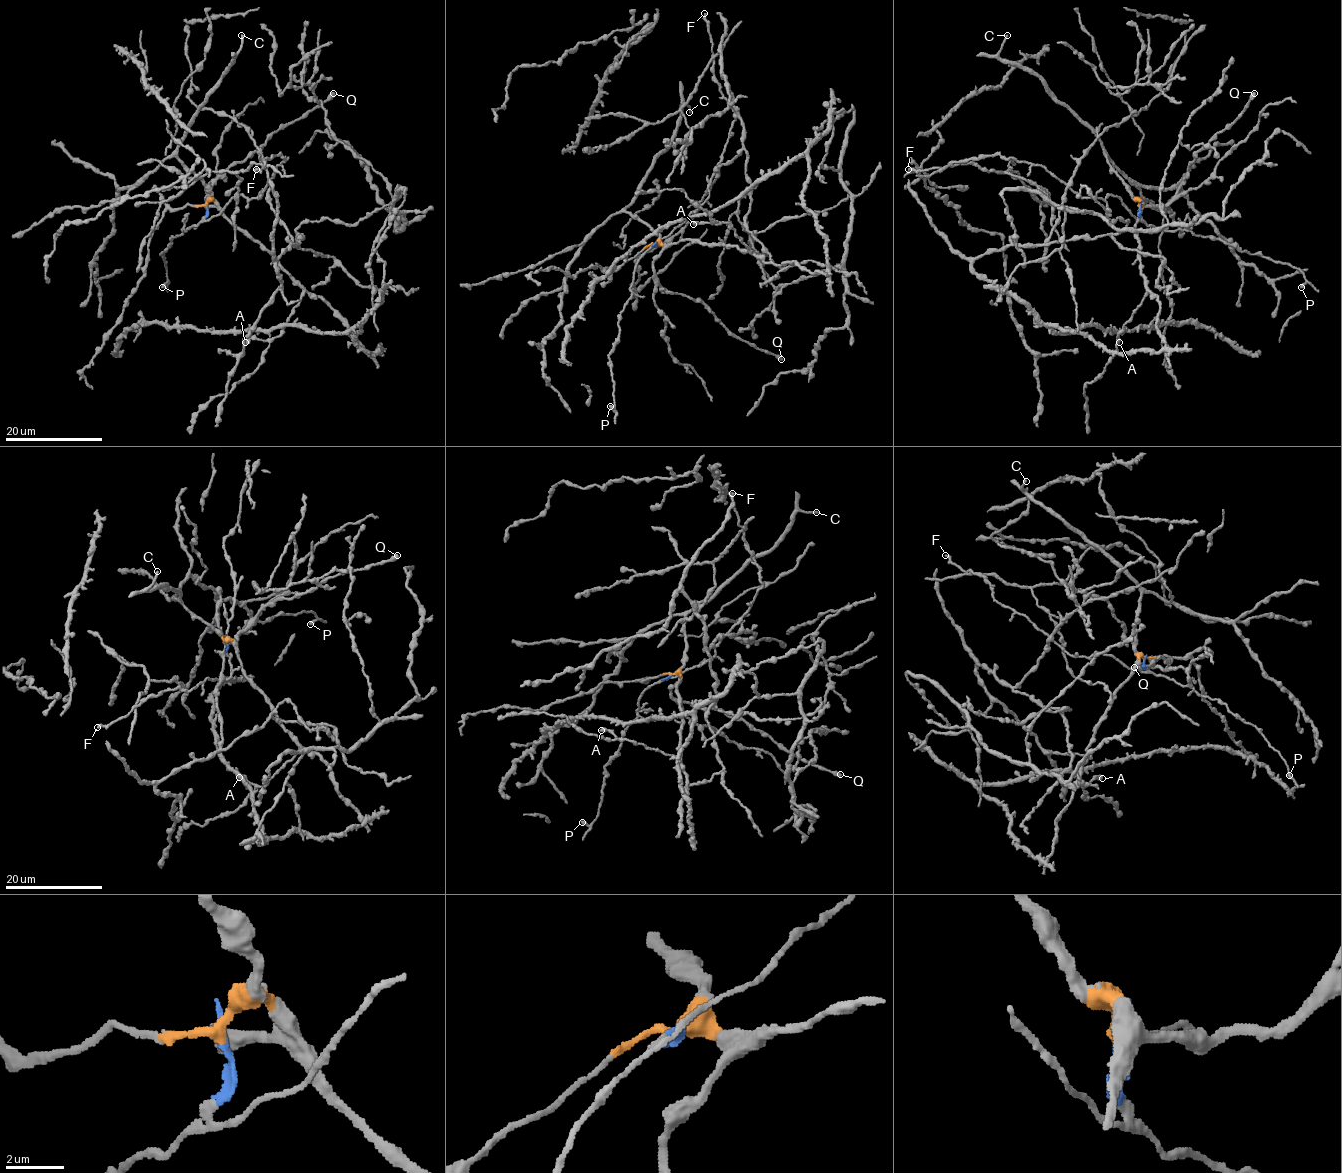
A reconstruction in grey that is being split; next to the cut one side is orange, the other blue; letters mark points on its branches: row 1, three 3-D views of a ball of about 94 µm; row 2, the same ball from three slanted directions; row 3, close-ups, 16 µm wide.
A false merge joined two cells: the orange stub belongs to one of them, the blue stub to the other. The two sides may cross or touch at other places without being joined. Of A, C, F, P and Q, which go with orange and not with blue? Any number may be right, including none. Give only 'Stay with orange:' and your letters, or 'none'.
Stay with orange: A, C, Q

